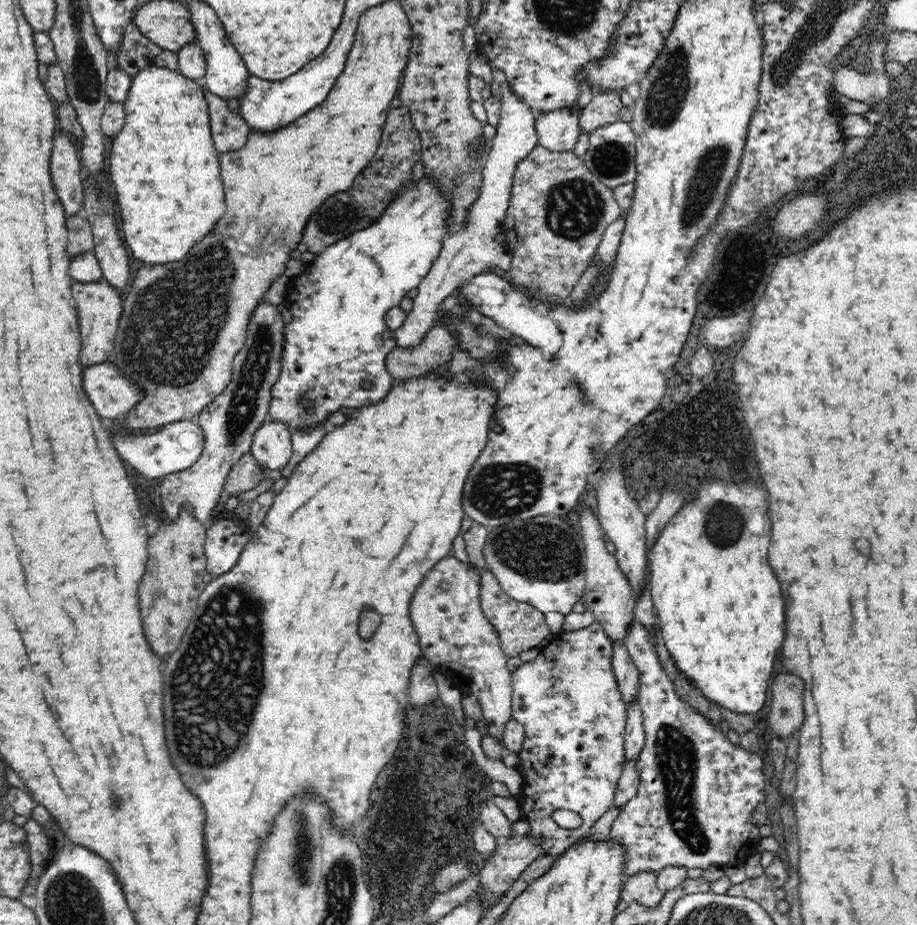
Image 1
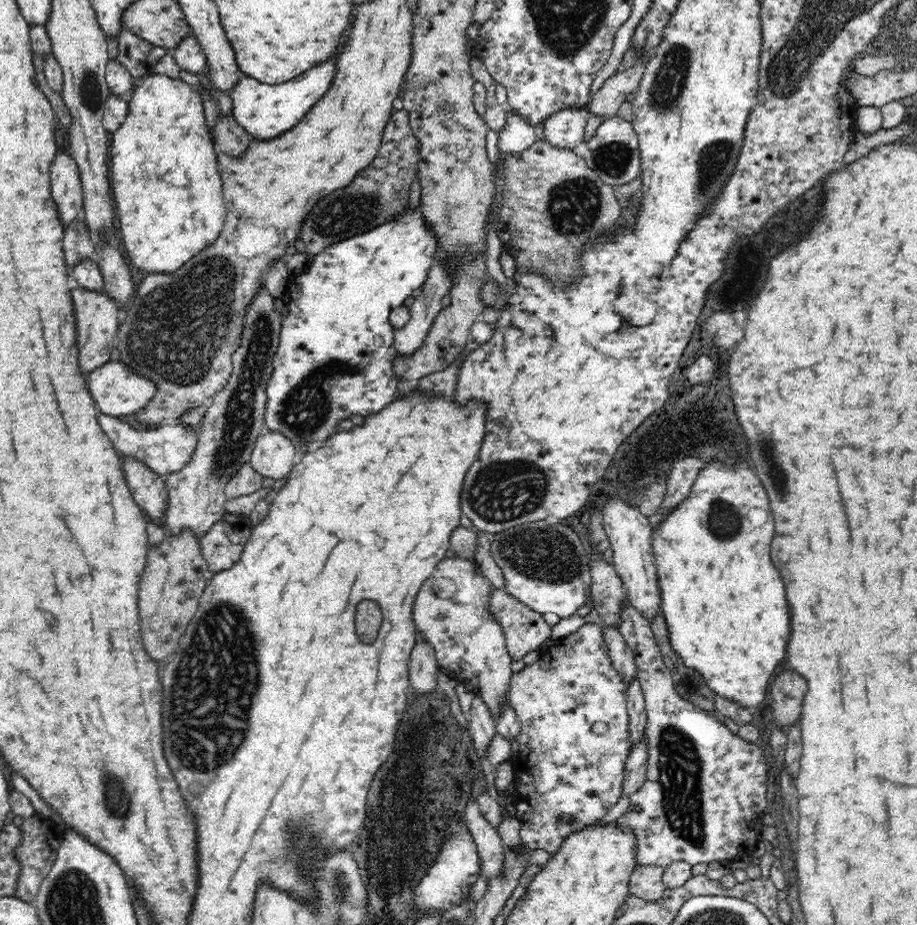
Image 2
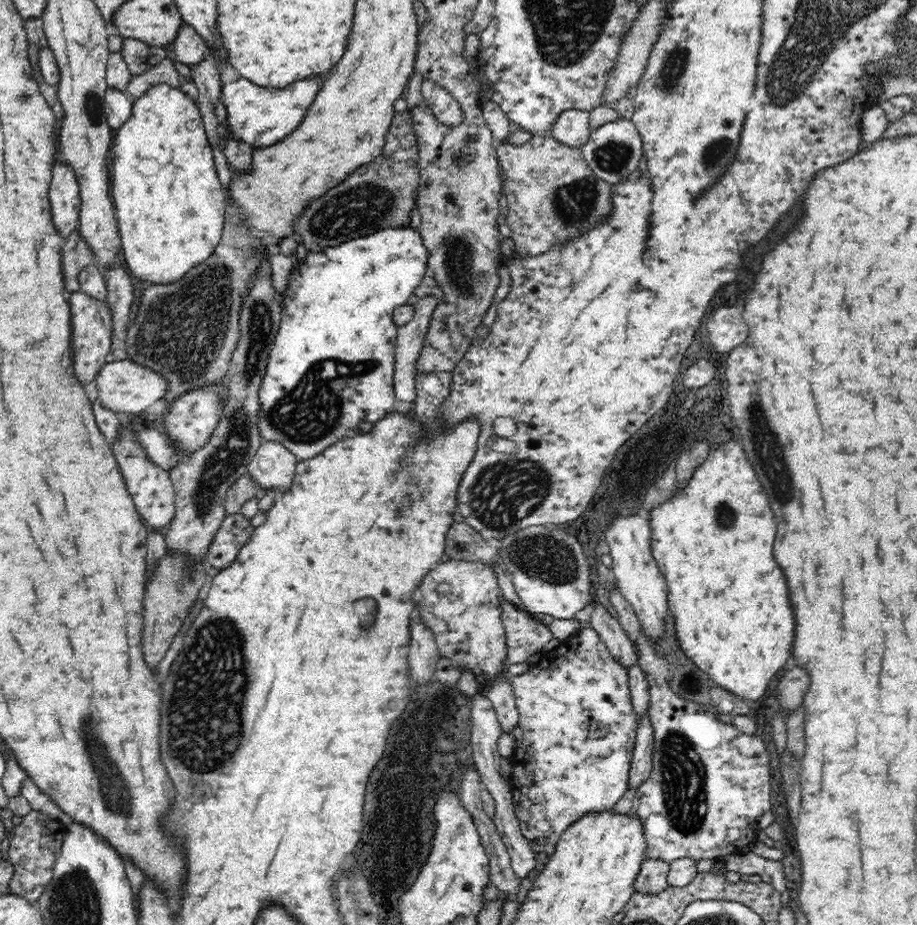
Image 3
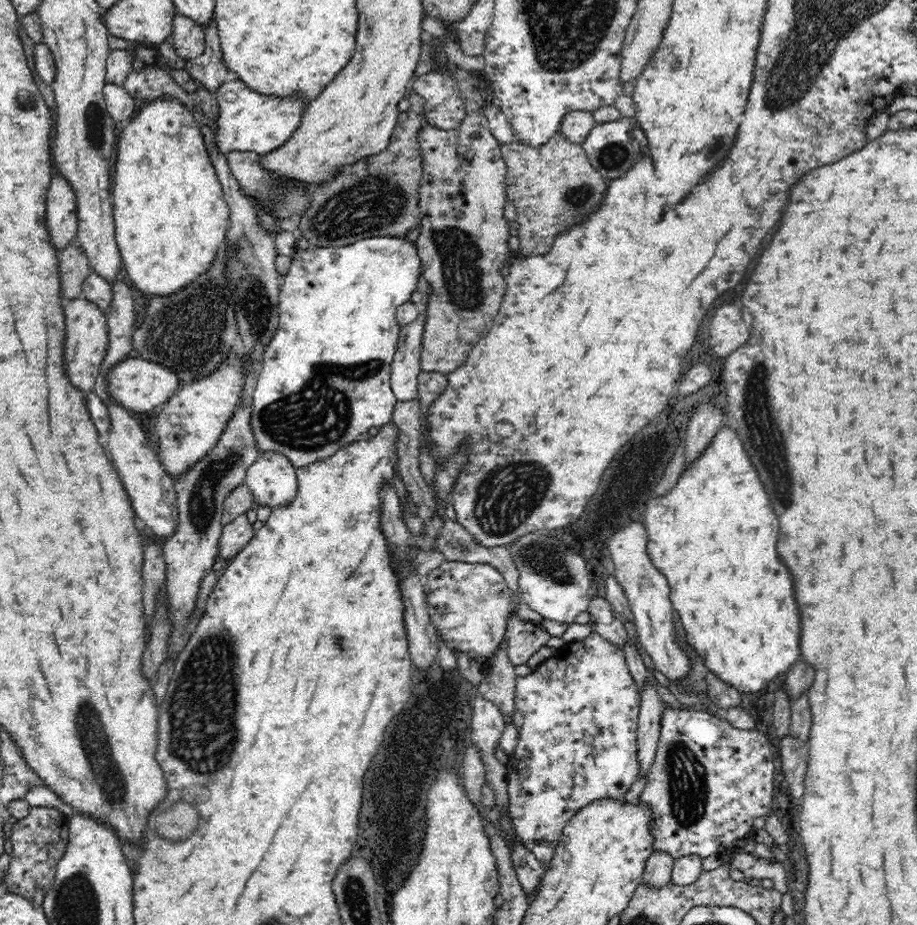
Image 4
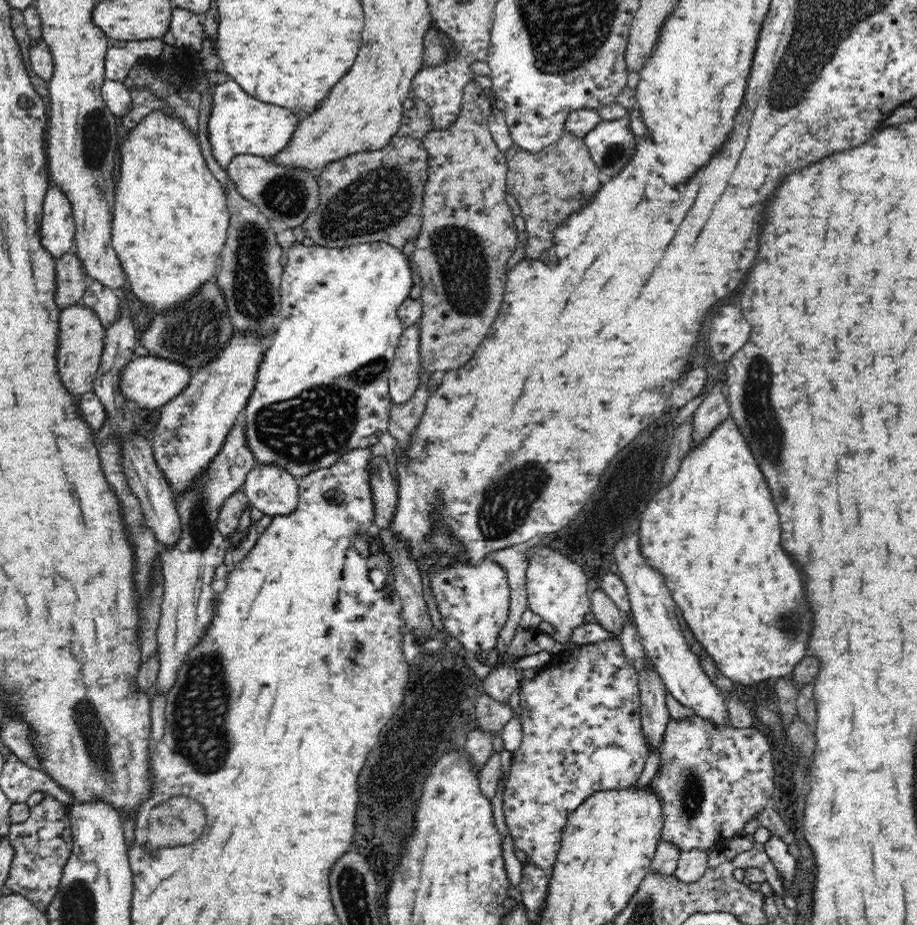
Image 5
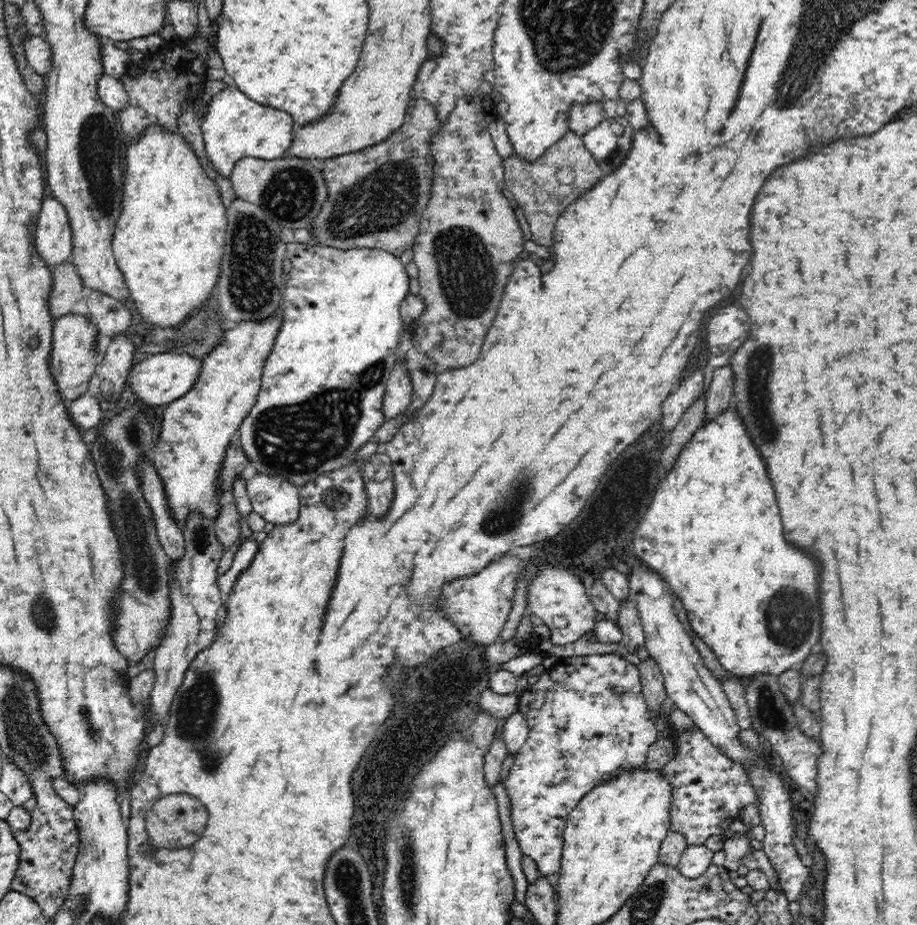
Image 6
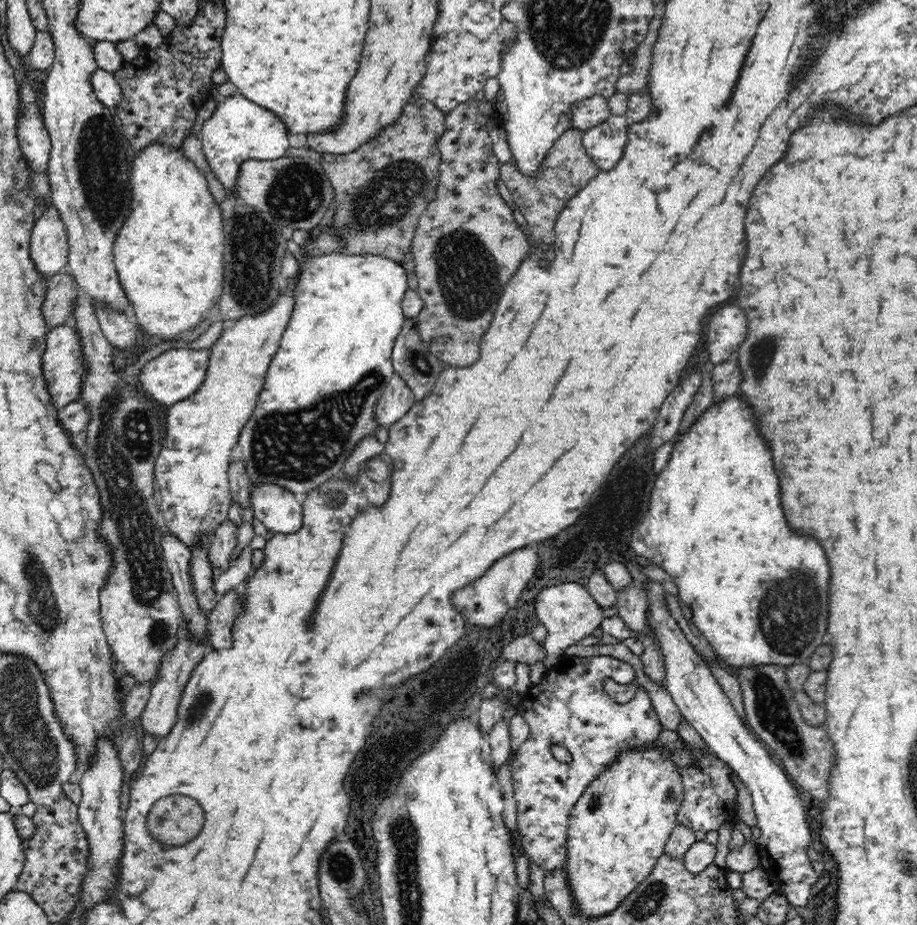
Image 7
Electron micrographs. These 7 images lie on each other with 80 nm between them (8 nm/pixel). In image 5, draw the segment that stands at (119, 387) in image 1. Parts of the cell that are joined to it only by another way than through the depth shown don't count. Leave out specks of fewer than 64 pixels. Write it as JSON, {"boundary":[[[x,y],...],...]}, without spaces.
{"boundary":[[[135,356],[120,372],[120,393],[126,399],[136,402],[139,408],[150,410],[158,408],[158,406],[162,407],[172,398],[176,398],[178,394],[182,394],[182,390],[190,382],[191,373],[190,367],[184,366],[184,363],[170,361],[162,357]]]}

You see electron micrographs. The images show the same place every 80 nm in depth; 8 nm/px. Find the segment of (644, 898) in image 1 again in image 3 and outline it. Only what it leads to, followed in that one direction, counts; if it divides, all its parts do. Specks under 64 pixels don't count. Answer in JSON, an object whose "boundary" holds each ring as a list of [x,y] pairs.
{"boundary":[[[646,858],[636,876],[634,889],[641,894],[660,894],[668,886],[666,880],[670,863],[662,859]]]}

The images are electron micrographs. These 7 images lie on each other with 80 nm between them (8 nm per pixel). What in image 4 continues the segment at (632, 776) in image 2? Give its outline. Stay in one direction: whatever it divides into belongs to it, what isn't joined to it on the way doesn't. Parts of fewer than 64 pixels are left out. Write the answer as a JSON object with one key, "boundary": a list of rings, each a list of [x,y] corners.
{"boundary":[[[646,681],[641,694],[639,721],[636,734],[638,759],[640,762],[639,777],[648,774],[656,757],[660,740],[660,718],[664,714],[664,703],[658,696],[656,688]]]}

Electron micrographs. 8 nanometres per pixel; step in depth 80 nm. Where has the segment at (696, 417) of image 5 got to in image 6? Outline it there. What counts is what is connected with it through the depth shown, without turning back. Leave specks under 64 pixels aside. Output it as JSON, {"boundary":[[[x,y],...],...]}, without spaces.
{"boundary":[[[730,364],[716,367],[713,370],[712,382],[706,392],[706,408],[704,408],[705,422],[714,420],[723,410],[732,406],[734,401],[734,371]]]}

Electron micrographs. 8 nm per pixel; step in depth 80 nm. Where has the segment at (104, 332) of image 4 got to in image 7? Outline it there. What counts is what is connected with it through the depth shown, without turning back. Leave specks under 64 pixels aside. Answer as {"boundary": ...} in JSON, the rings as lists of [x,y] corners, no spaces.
{"boundary":[[[71,321],[62,324],[62,326],[49,329],[42,362],[42,372],[45,384],[47,384],[51,403],[56,408],[61,409],[63,406],[79,400],[85,364],[80,337],[78,331],[71,324]]]}

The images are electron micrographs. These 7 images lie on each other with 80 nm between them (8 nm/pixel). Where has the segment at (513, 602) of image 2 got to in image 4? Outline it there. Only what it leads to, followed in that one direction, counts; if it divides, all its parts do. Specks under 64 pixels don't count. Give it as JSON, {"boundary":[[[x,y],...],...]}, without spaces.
{"boundary":[[[514,612],[508,616],[506,640],[510,663],[525,666],[540,648],[547,646],[551,636],[539,623],[522,621]]]}

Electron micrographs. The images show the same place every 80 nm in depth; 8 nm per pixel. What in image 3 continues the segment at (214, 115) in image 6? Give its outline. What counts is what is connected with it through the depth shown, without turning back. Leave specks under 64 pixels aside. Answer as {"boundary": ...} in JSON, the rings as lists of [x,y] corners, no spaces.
{"boundary":[[[316,74],[316,80],[302,80],[302,82],[298,80],[292,82],[292,86],[286,86],[286,88],[256,86],[253,82],[250,82],[244,77],[227,83],[222,87],[220,98],[227,110],[227,120],[224,125],[227,125],[229,134],[231,134],[236,141],[250,144],[253,150],[269,148],[273,146],[273,144],[284,141],[284,138],[287,138],[291,132],[296,130],[296,127],[303,121],[304,115],[308,112],[307,108],[312,104],[314,96],[318,94],[320,84],[322,84],[322,78],[318,78],[318,74]]]}

